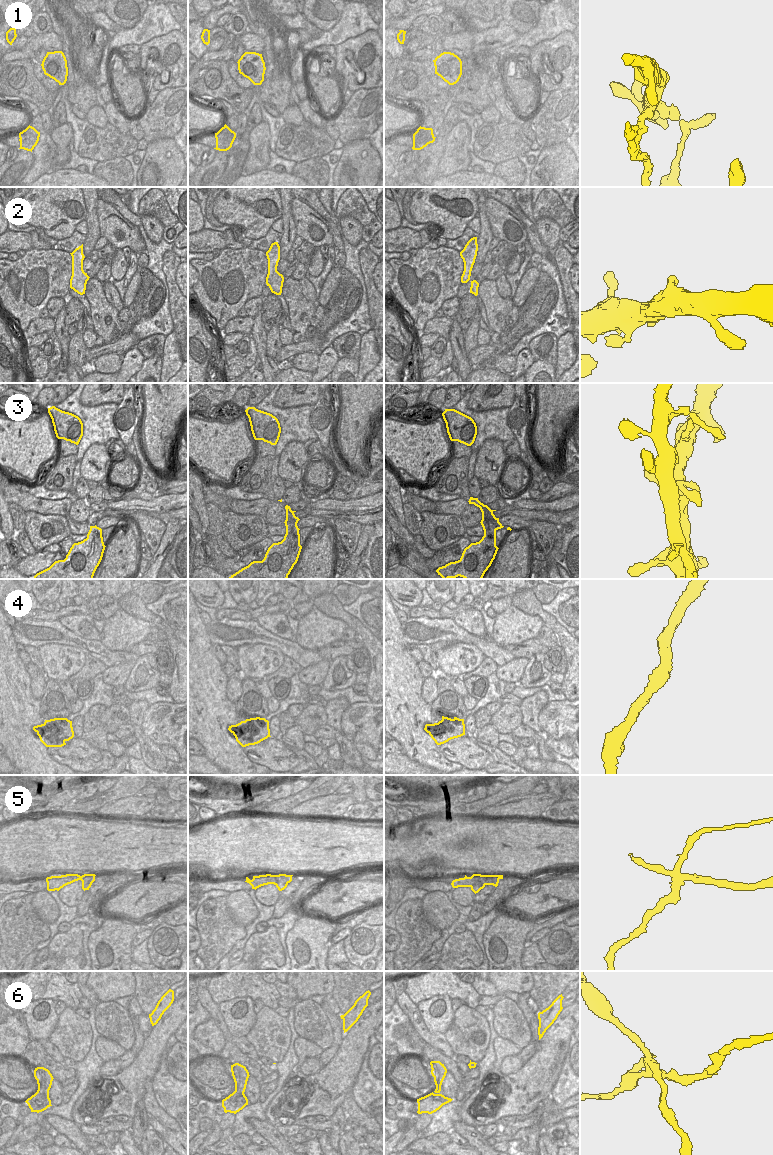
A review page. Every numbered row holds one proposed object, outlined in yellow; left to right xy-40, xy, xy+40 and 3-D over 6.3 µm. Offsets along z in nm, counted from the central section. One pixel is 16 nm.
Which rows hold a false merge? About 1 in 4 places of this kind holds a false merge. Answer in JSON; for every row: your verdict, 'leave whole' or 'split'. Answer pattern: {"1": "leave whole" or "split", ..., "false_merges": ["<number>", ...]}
{"1": "split", "2": "leave whole", "3": "split", "4": "leave whole", "5": "split", "6": "split", "false_merges": ["1", "3", "5", "6"]}

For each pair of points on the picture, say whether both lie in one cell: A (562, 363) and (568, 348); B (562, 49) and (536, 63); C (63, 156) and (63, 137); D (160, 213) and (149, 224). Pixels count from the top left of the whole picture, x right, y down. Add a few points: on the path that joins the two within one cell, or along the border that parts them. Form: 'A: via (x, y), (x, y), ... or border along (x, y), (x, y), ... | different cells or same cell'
A: via (565, 359), (566, 352) | same cell
B: via (554, 52), (542, 52), (540, 55) | same cell
C: via (63, 151), (63, 142) | same cell
D: border along (140, 215), (153, 215), (163, 226) | different cells

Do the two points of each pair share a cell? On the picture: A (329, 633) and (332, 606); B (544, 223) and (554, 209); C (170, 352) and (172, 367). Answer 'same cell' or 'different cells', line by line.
A: different cells
B: different cells
C: same cell

